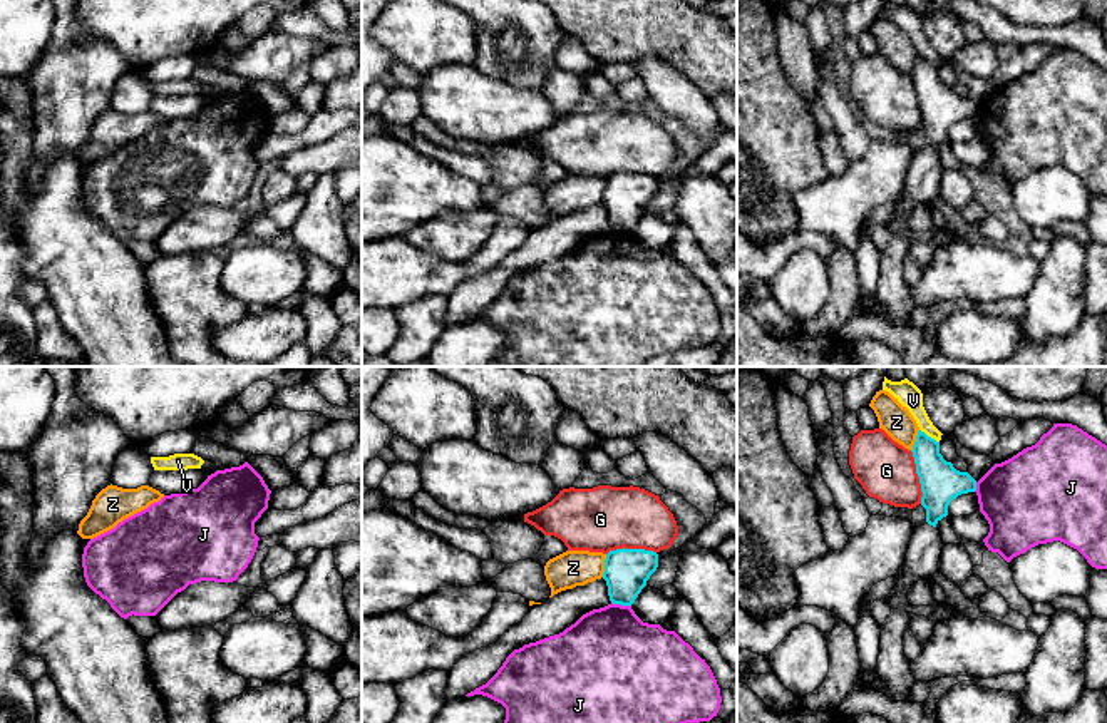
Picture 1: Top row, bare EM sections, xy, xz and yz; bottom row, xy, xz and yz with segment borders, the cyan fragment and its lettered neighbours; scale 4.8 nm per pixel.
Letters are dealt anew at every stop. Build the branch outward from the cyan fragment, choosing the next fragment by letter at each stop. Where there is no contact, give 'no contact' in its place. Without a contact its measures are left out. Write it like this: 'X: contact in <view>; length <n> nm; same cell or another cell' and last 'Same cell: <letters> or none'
G: contact in yz; length 260 nm; another cell
J: contact in xz; length 100 nm; another cell
V: contact in yz; length 120 nm; another cell
Z: contact in xz; length 110 nm; another cell
Same cell: none

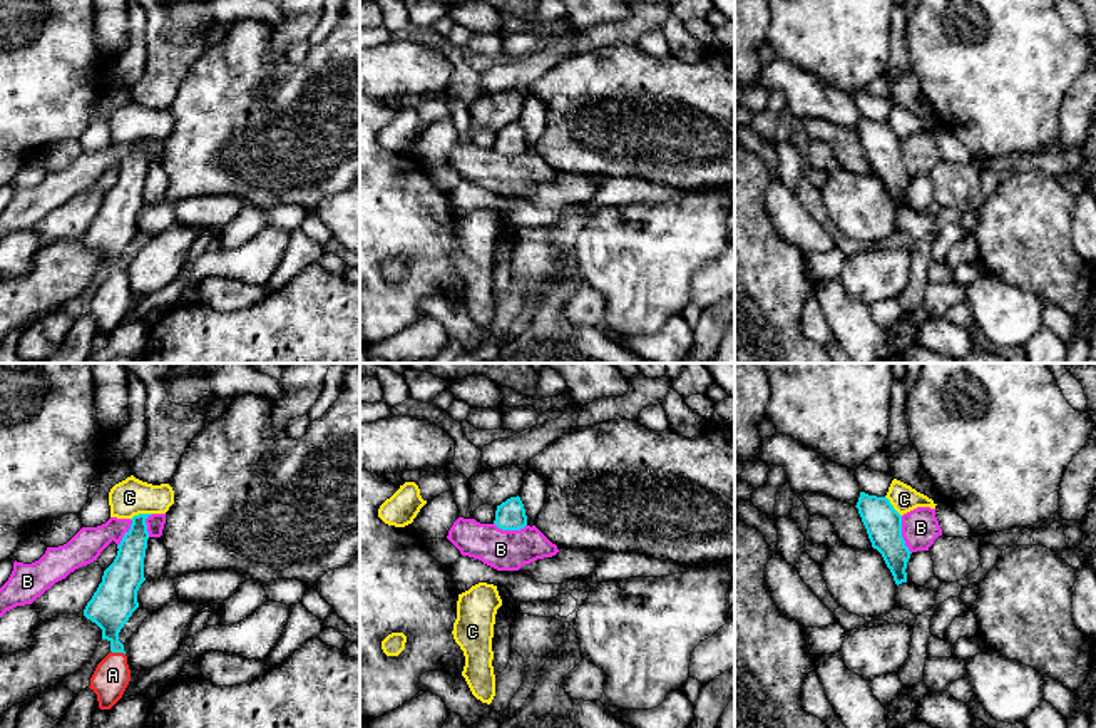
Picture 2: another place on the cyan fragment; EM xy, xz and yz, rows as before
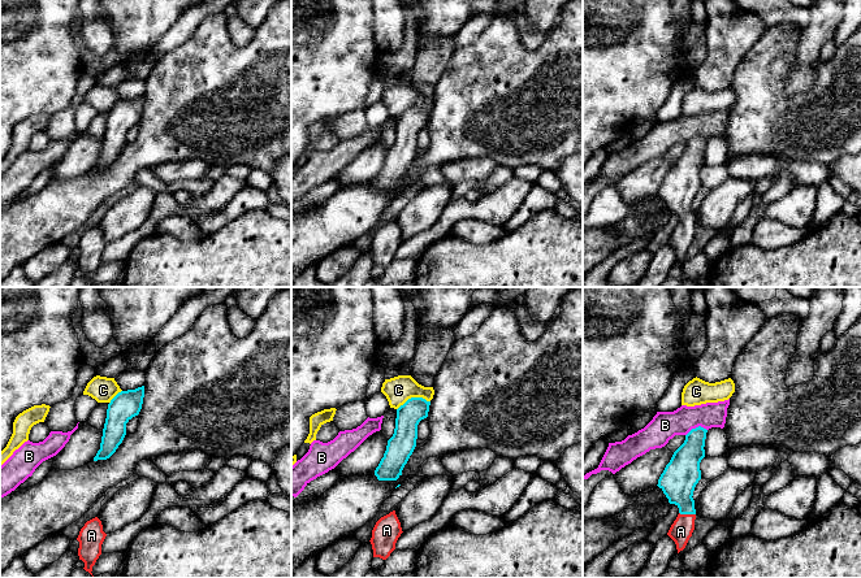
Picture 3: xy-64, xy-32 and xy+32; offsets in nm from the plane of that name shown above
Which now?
A: contact in xy; length 80 nm; same cell
B: contact in yz; length 190 nm; another cell
C: contact in xy; length 110 nm; another cell
Same cell: A

